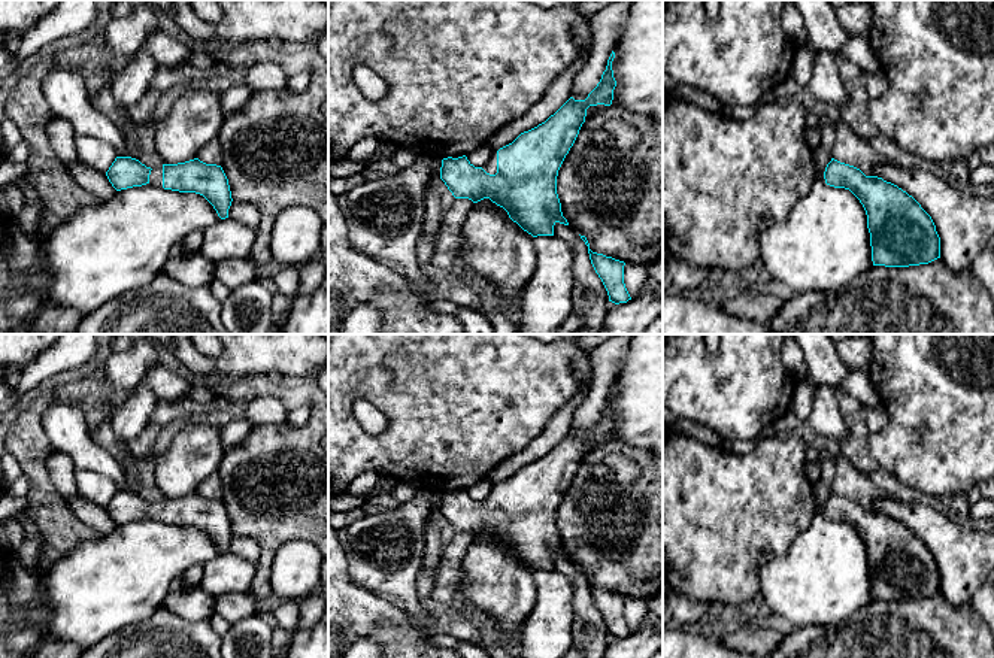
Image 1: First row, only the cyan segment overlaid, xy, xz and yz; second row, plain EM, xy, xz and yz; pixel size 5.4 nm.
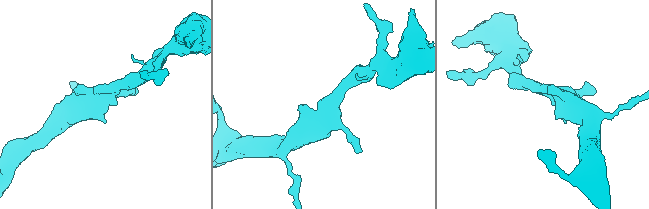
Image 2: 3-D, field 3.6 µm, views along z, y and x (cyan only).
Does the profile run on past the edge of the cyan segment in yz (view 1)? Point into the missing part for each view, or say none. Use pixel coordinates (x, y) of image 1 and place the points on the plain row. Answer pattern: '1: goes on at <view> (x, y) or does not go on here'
1: does not go on here

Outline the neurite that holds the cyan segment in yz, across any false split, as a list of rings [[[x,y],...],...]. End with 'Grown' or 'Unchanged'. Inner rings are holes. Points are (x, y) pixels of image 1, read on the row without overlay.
[[[834,492],[827,498],[824,513],[830,521],[849,524],[863,539],[873,600],[909,601],[940,592],[940,571],[931,551],[906,525],[882,512],[866,510],[860,503]]]. Unchanged

